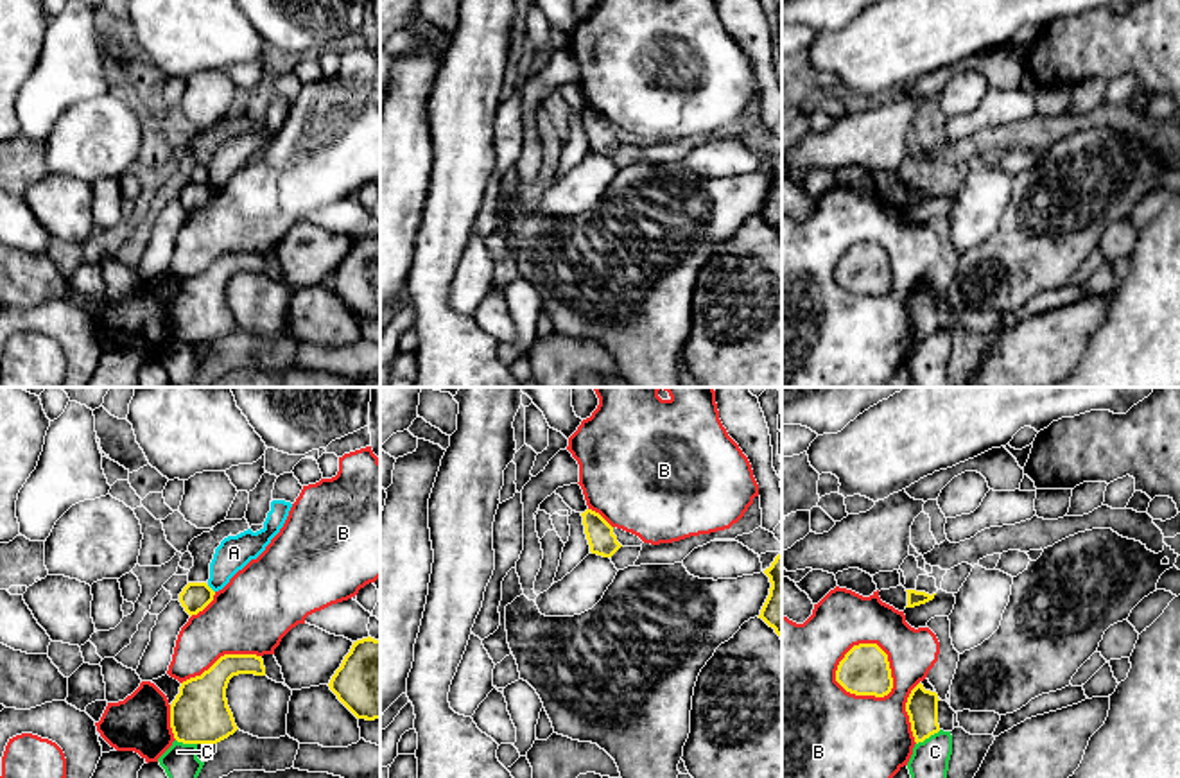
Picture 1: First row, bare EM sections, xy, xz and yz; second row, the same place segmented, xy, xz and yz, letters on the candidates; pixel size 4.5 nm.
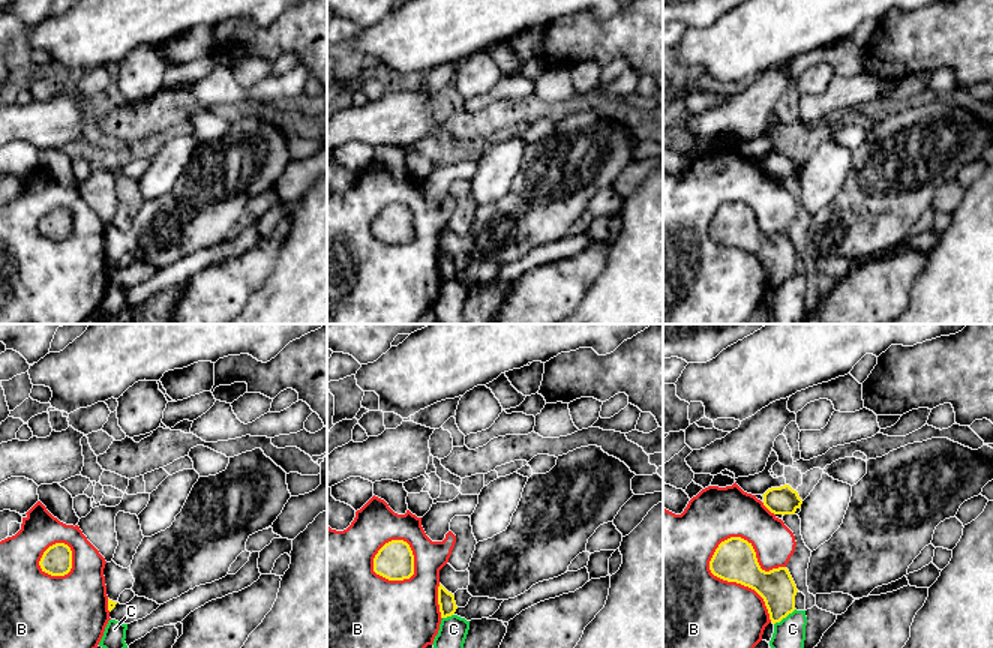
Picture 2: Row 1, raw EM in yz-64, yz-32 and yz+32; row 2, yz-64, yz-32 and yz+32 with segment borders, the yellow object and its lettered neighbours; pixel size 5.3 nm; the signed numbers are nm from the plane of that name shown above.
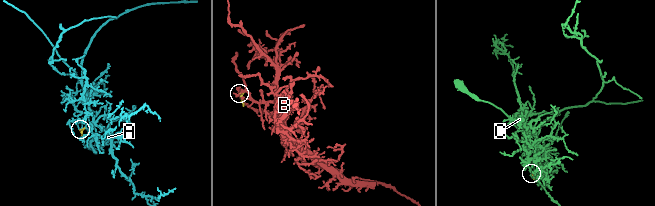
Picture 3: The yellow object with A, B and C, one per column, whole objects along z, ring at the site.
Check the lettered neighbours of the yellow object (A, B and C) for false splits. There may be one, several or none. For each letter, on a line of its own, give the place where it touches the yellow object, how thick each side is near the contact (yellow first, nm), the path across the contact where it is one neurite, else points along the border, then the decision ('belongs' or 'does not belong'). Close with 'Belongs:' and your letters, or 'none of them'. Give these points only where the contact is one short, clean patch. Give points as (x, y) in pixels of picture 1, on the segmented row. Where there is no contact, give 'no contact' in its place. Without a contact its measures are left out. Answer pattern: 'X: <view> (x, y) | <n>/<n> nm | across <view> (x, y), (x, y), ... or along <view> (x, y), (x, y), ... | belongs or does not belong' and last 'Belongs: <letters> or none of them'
A: xy (210, 588) | 130/150 nm | along xy (207, 585), (214, 592) | does not belong
B: yz (865, 694) | 220/420 nm | does not belong
C: yz (928, 737) | 140/170 nm | along yz (940, 730), (917, 744) | does not belong
Belongs: none of them

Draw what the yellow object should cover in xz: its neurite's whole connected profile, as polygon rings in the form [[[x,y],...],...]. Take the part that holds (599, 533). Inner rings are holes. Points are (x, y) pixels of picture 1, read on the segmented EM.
[[[586,509],[581,516],[590,552],[603,558],[612,558],[622,547],[613,534],[613,527],[592,509]]]

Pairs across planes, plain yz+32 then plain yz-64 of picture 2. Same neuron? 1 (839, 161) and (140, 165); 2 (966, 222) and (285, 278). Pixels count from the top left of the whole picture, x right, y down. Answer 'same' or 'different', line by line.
1: different
2: same

